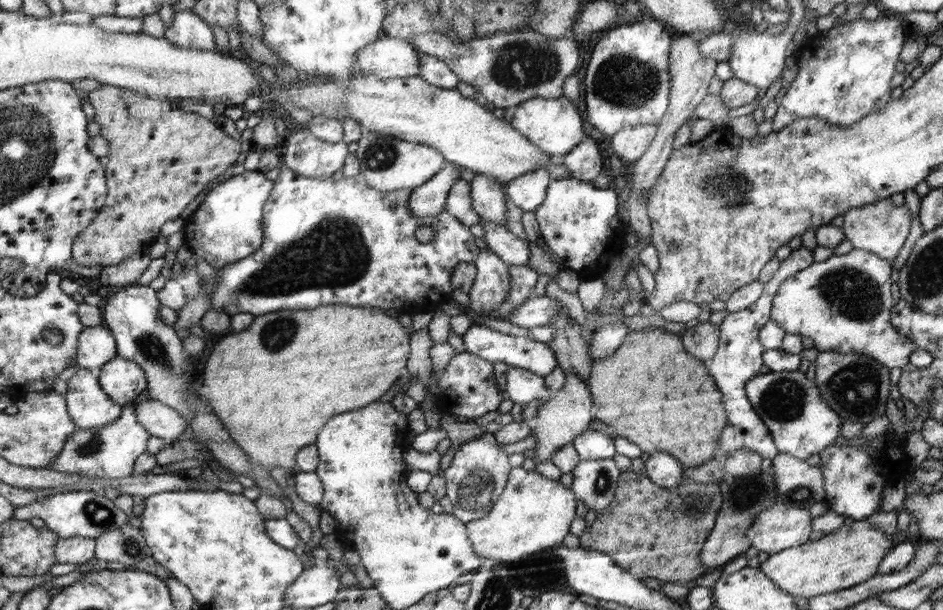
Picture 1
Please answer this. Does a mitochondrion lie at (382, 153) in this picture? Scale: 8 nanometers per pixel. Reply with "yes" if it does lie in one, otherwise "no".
yes

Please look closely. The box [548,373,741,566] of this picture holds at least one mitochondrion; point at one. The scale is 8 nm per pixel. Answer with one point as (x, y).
(603, 485)

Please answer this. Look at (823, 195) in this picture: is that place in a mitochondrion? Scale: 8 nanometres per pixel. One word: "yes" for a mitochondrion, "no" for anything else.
no

